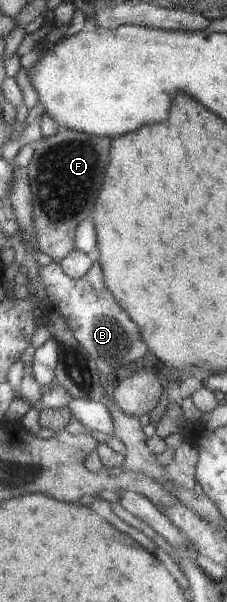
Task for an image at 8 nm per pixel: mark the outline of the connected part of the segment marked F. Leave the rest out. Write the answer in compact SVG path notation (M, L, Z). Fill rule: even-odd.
M62 128L40 140L42 143L25 166L32 196L34 247L58 262L74 249L75 227L90 215L92 201L104 179L110 139Z

